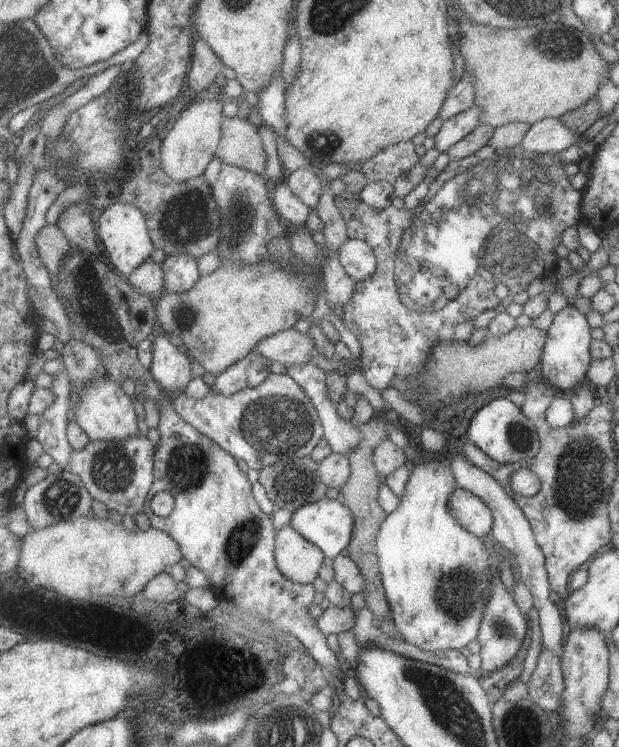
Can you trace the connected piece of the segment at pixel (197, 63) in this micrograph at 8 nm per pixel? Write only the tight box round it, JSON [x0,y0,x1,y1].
[188,40,229,93]

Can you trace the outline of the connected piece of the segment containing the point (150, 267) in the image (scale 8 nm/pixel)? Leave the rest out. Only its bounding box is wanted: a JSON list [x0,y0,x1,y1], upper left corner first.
[127,260,167,299]

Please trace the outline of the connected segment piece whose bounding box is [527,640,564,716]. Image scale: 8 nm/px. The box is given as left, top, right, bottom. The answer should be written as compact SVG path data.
M541 640L541 652L537 659L536 668L527 683L529 697L544 711L554 716L560 707L564 685L560 657L543 645Z

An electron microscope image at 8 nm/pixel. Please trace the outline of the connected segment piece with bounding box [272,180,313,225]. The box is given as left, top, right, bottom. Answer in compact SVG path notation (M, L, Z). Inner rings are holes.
M287 180L274 190L272 200L285 222L293 225L305 225L313 210L291 190Z

